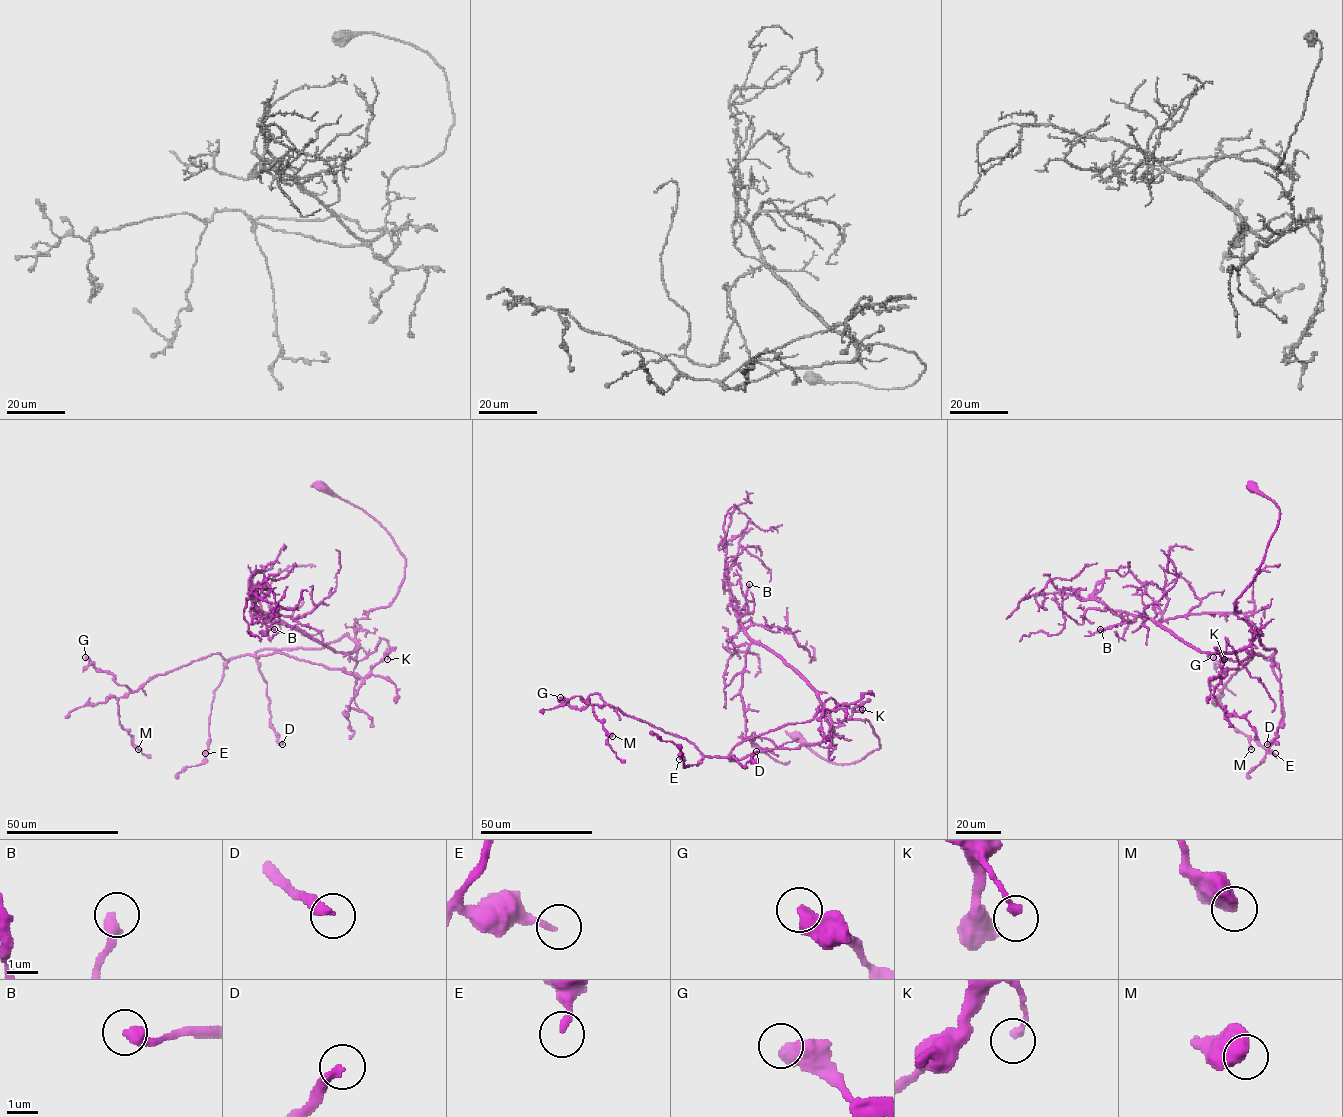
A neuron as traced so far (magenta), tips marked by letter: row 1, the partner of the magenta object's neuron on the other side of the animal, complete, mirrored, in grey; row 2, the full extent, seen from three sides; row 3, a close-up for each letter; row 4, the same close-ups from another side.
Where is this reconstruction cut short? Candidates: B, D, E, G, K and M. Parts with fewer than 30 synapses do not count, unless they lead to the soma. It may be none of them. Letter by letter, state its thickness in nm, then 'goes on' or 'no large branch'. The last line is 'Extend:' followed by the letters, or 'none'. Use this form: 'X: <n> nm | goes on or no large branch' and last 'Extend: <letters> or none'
B: 400 nm | goes on
D: 280 nm | goes on
E: 190 nm | no large branch
G: 650 nm | no large branch
K: 240 nm | no large branch
M: 650 nm | no large branch
Extend: B, D

